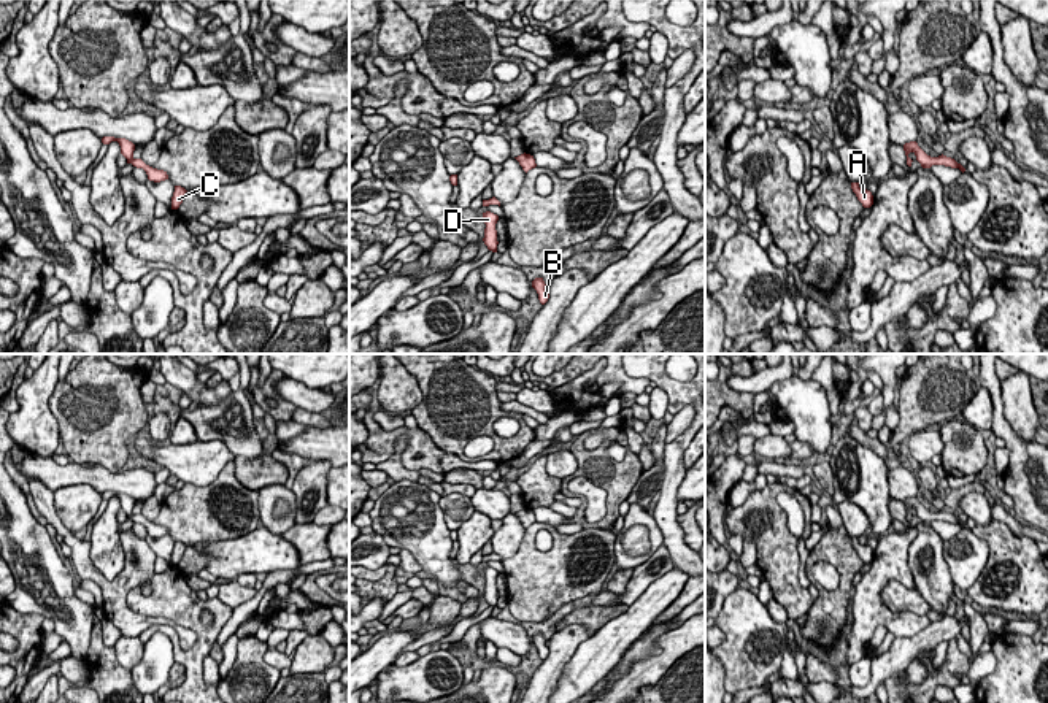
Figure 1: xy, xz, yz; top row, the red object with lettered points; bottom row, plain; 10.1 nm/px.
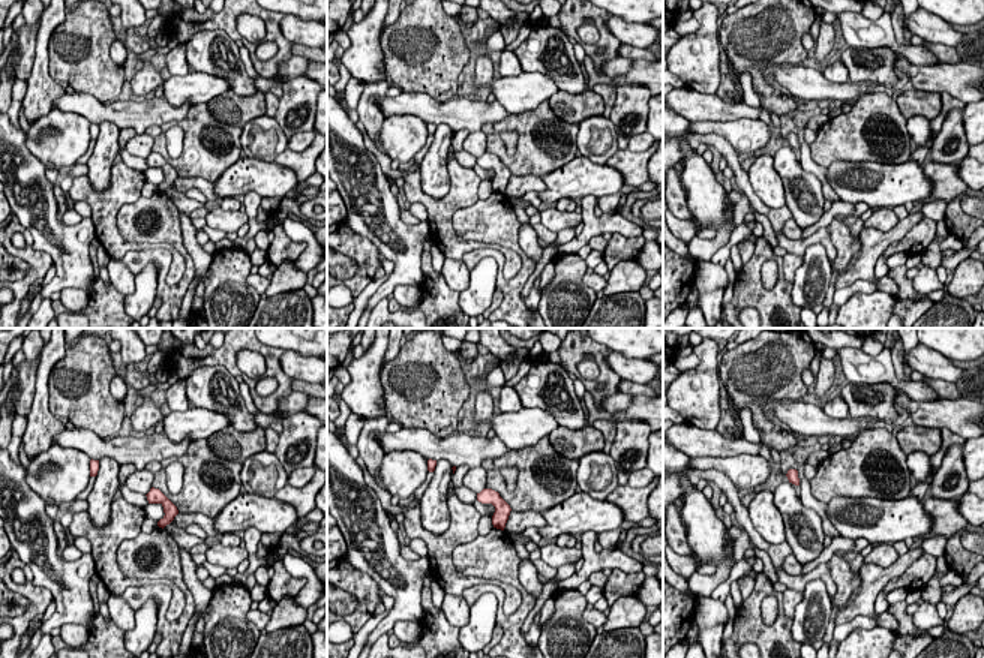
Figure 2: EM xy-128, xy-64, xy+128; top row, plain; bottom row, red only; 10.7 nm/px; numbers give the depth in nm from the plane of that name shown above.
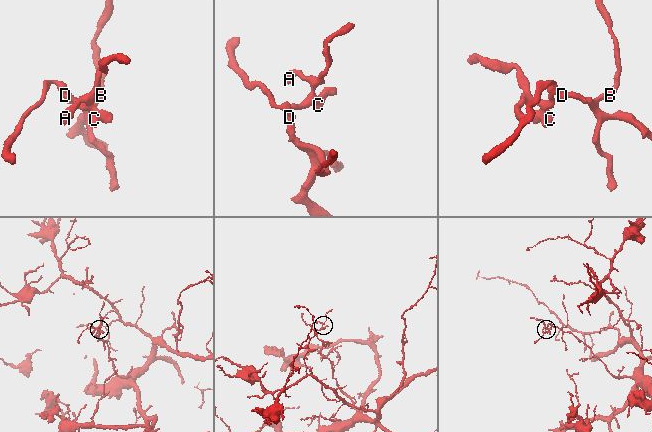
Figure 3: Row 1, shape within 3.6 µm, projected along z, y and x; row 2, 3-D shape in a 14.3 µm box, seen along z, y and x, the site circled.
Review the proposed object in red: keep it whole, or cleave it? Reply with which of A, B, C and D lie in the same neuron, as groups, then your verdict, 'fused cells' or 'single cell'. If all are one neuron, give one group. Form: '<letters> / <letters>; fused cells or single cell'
A B C D; single cell

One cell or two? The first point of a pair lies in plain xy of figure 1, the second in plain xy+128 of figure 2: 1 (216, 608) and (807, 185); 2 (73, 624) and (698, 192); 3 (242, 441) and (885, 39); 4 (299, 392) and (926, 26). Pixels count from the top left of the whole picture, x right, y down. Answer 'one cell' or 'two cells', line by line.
1: two cells
2: one cell
3: two cells
4: one cell

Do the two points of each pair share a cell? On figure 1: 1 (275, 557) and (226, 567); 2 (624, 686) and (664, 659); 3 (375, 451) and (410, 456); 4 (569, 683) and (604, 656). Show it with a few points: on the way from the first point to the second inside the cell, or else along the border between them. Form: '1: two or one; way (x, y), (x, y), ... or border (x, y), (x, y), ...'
1: one; way (262, 557), (238, 557)
2: one; way (634, 679), (654, 667)
3: one; way (388, 438), (396, 434), (405, 434), (412, 443)
4: one; way (577, 678), (596, 659)

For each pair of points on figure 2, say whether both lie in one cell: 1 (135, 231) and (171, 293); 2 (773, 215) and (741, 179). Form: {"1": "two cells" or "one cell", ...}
{"1": "one cell", "2": "one cell"}

